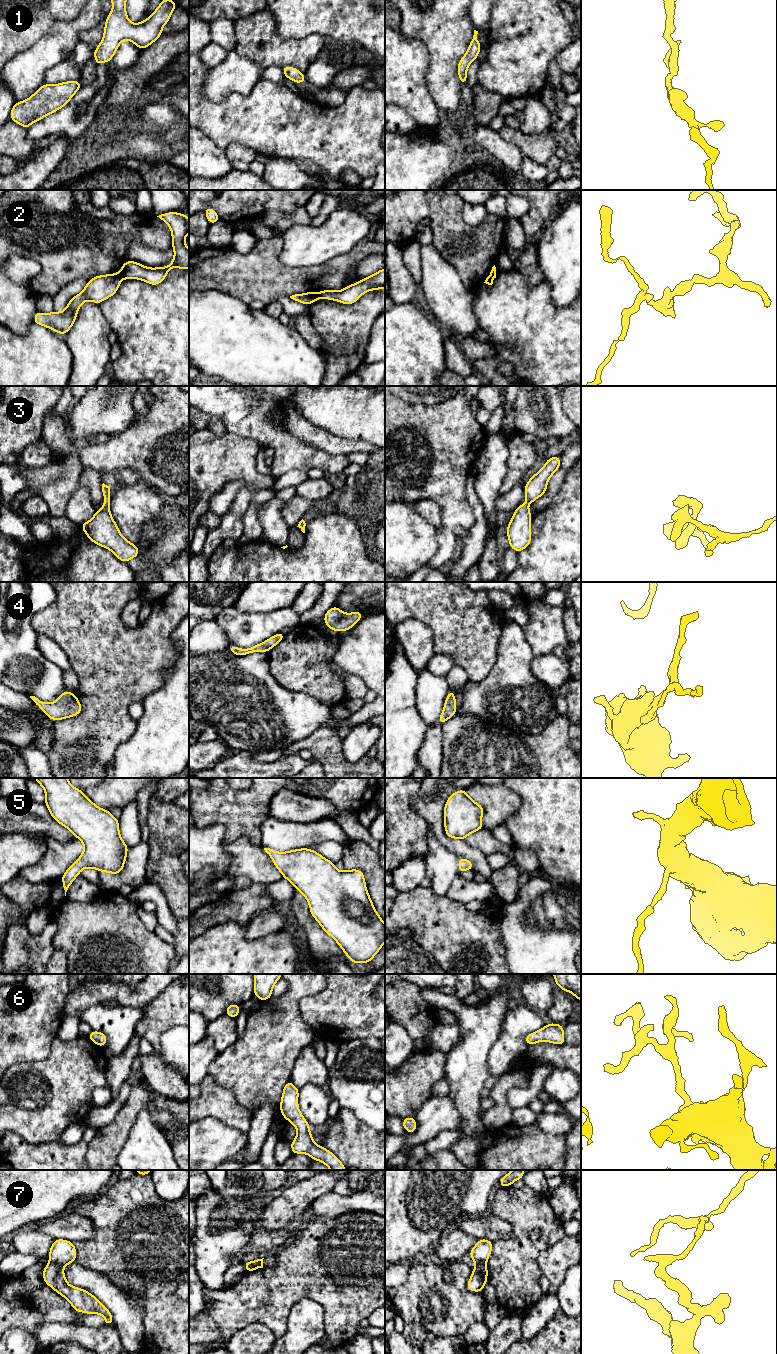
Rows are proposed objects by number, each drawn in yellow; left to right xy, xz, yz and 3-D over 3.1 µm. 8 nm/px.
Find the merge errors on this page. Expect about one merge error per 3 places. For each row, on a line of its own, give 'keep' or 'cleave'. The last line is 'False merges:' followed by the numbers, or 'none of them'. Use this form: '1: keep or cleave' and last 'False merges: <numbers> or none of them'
1: keep
2: cleave
3: keep
4: keep
5: keep
6: keep
7: cleave
False merges: 2, 7

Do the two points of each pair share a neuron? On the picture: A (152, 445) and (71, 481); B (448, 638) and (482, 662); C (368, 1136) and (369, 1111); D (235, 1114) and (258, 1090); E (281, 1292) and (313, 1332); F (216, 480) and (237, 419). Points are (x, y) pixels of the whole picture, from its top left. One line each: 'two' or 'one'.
A: two
B: one
C: two
D: two
E: two
F: two

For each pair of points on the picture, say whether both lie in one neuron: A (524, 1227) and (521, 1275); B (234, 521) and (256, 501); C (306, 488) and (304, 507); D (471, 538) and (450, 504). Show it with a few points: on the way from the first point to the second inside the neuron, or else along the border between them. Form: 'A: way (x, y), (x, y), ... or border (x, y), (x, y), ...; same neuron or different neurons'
A: way (523, 1239), (521, 1263); same neuron
B: border (243, 489), (250, 493), (244, 533); different neurons
C: border (296, 494), (315, 502); different neurons
D: border (470, 507), (474, 523), (467, 531); different neurons

